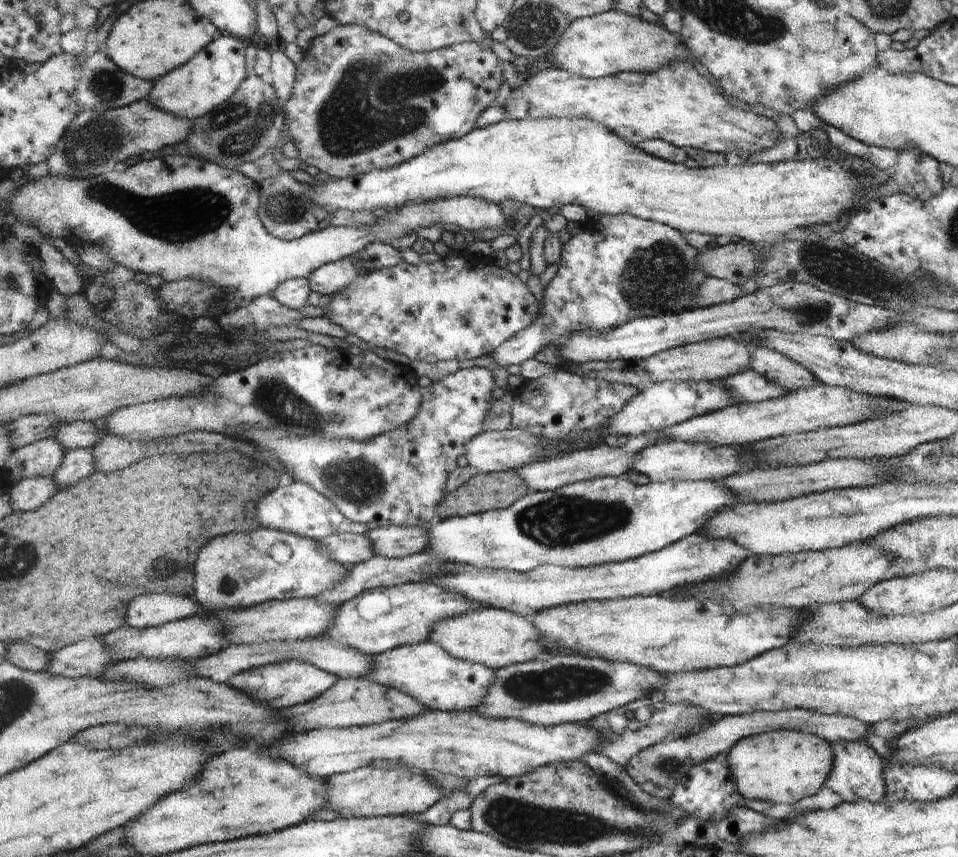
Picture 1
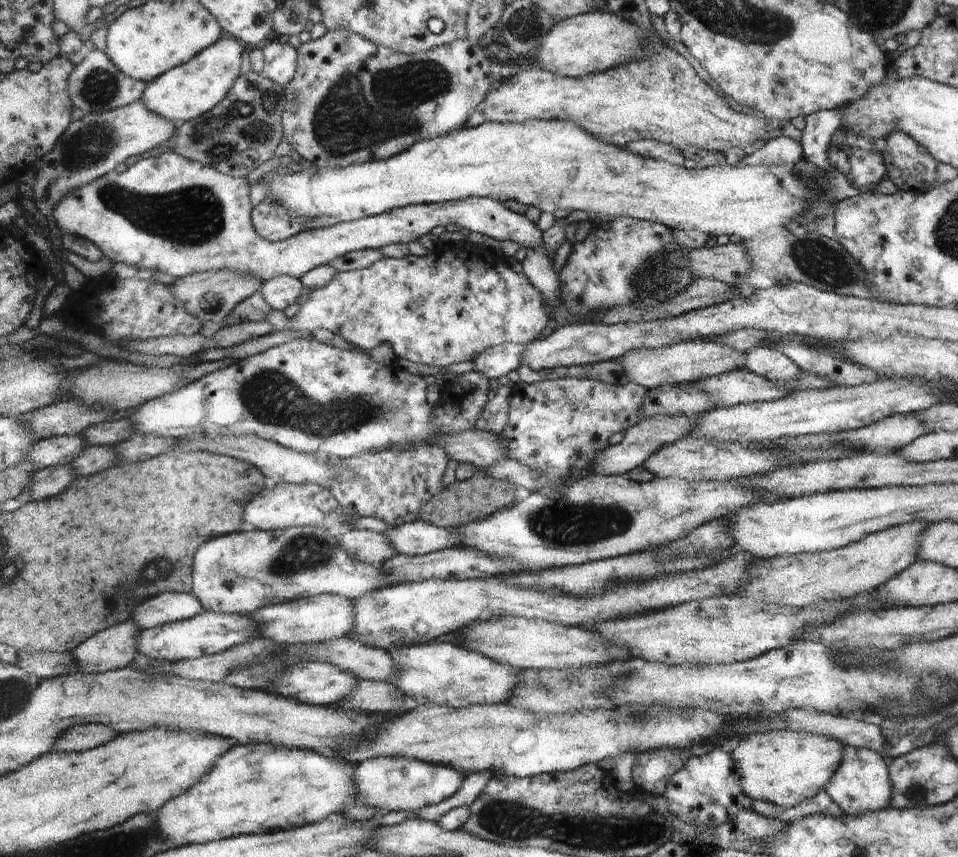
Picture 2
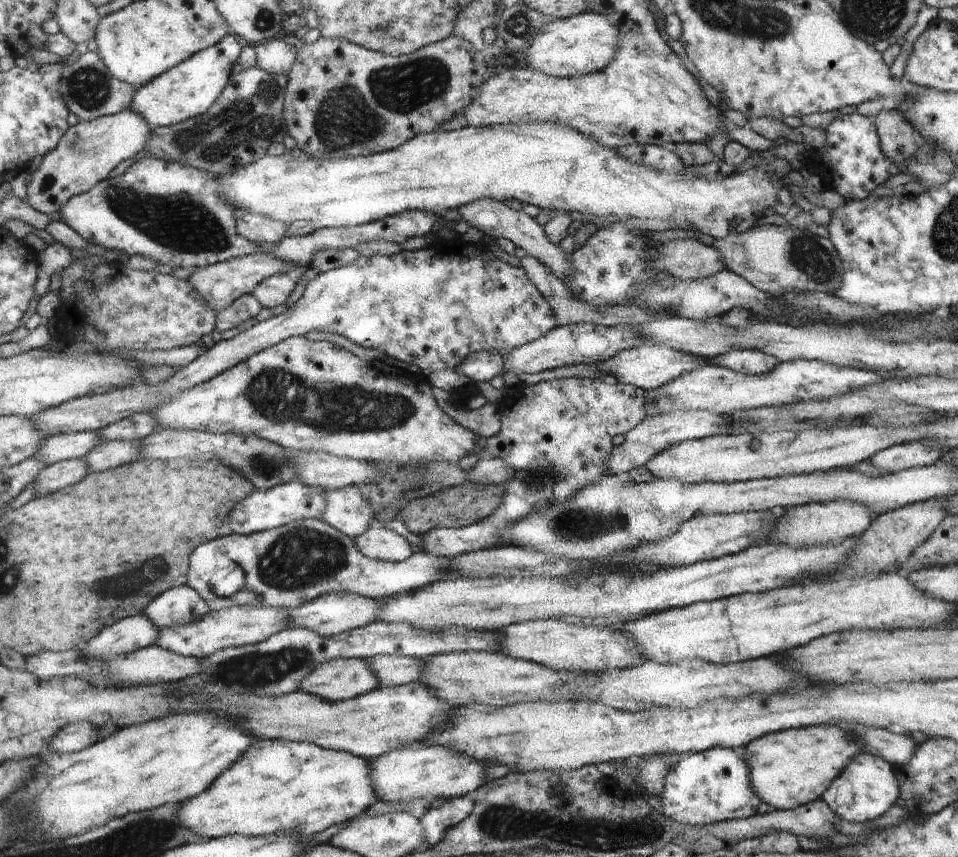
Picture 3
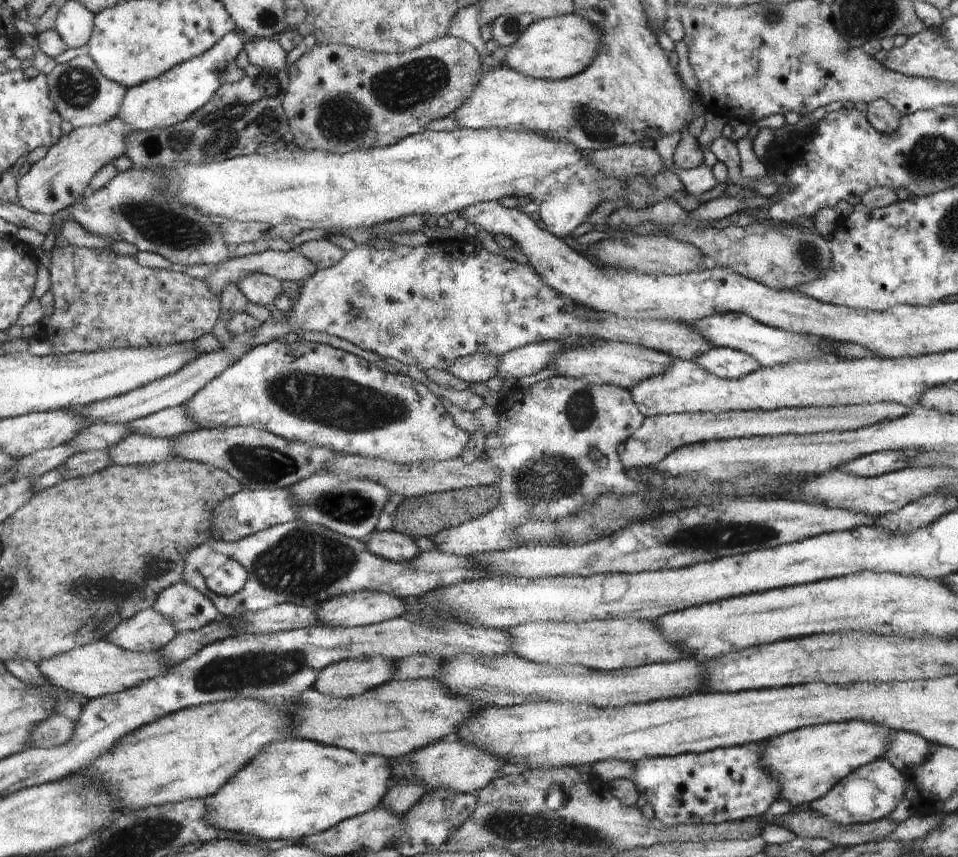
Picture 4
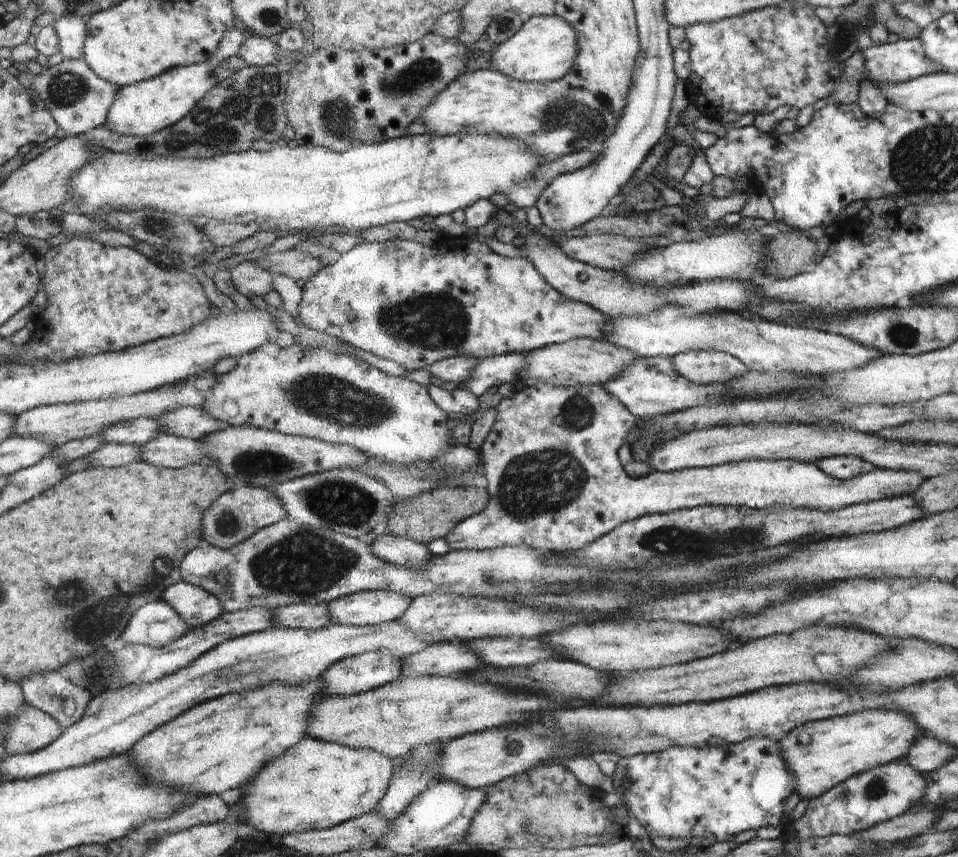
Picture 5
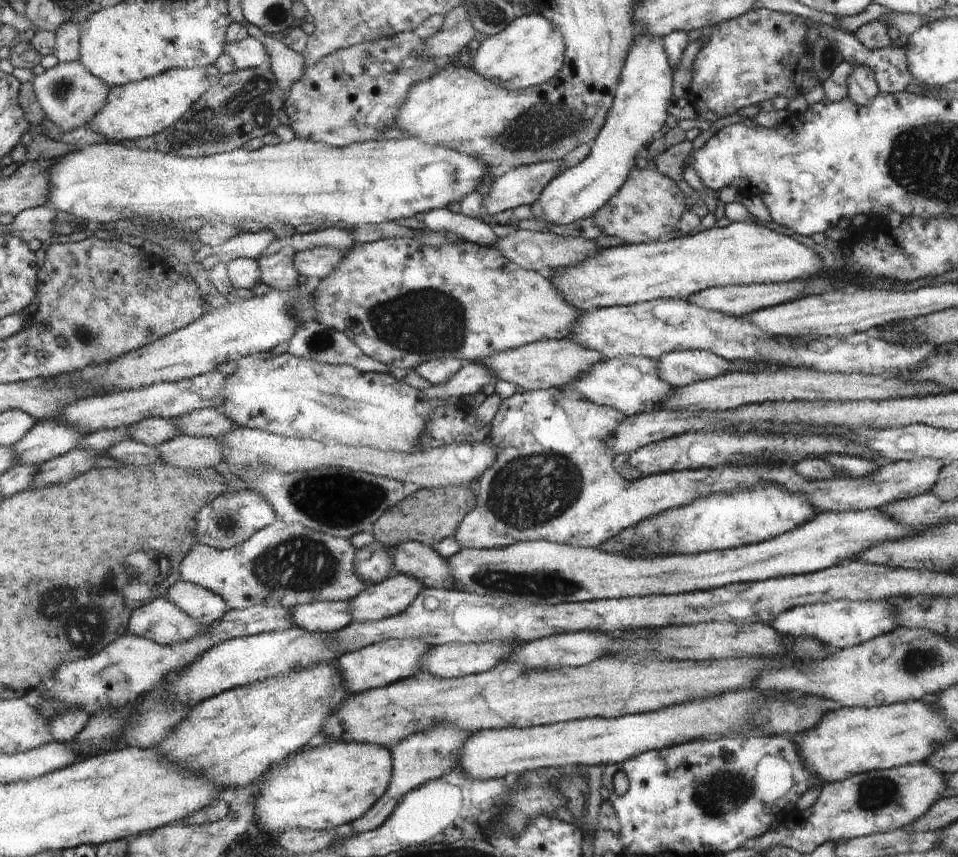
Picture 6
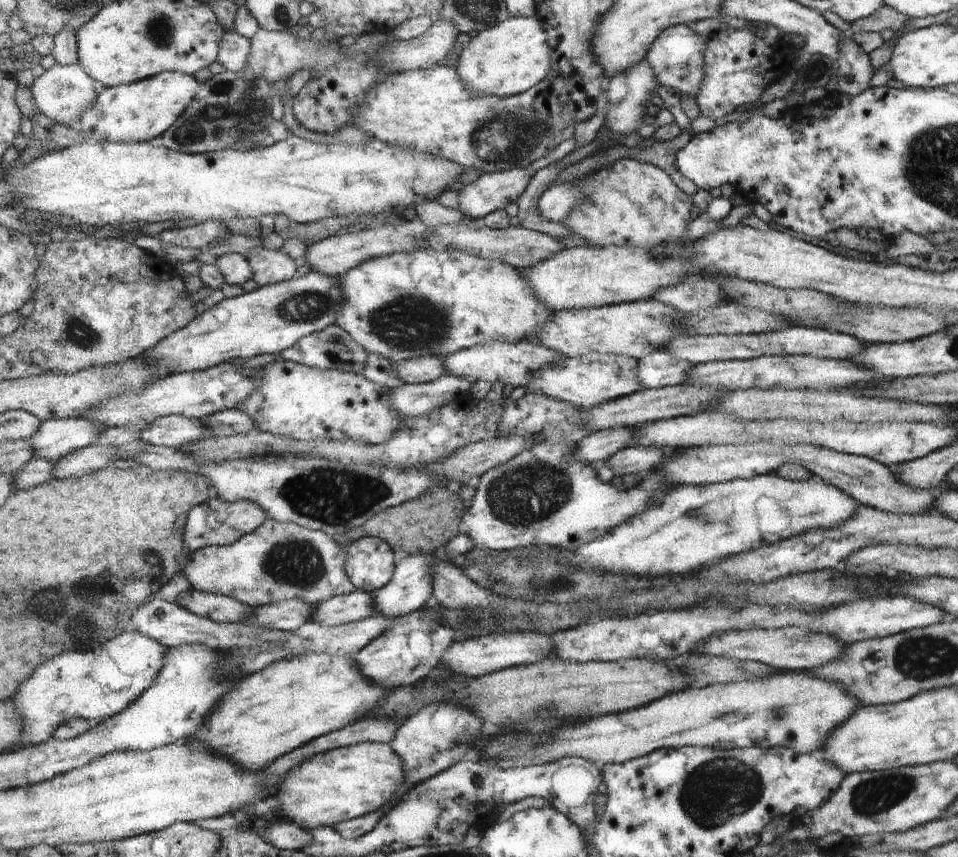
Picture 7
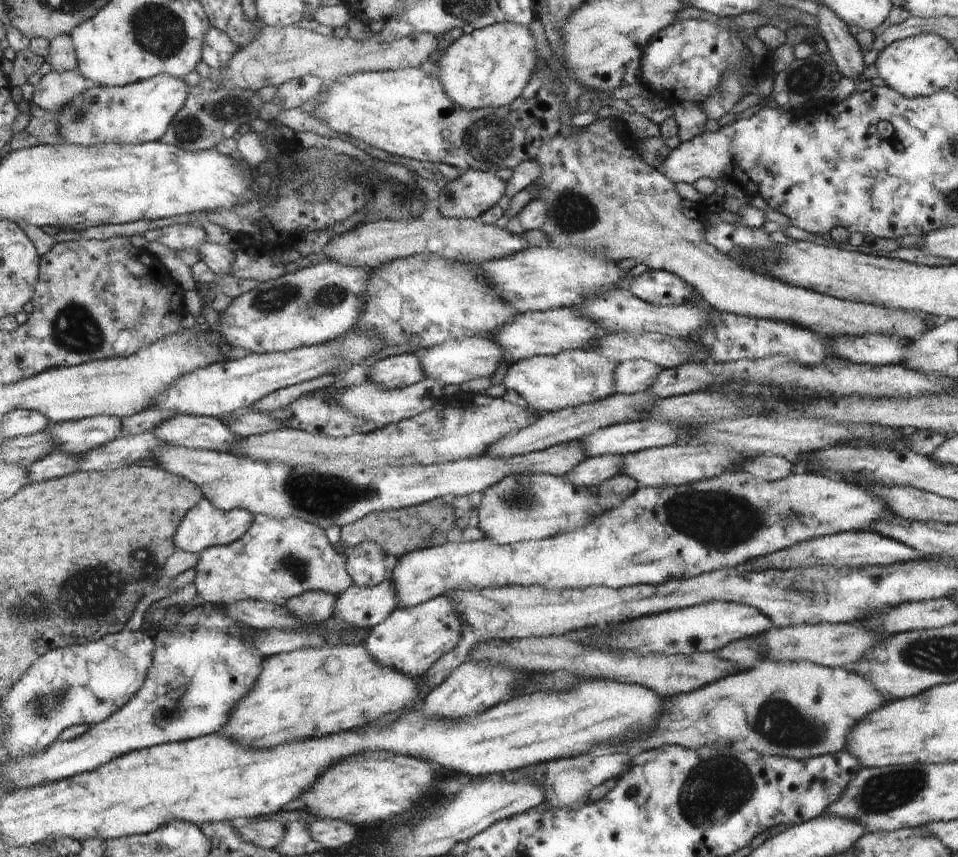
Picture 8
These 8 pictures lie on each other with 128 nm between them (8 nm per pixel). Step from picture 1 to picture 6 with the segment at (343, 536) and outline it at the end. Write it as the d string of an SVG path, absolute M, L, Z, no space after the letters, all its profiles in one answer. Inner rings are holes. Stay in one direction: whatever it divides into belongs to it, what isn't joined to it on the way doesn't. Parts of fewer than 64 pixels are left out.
M409 541L391 553L395 571L415 577L425 588L458 589L448 559L427 545Z

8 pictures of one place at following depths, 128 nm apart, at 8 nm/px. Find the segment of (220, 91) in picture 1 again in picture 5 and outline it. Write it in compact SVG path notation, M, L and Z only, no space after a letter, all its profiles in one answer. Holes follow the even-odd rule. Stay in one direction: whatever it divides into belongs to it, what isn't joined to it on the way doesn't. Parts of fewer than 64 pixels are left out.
M240 30L228 31L219 51L210 60L200 64L171 68L162 76L121 88L119 98L112 105L106 126L120 134L145 137L174 127L175 124L186 119L188 114L219 86L216 68L238 55L243 43L244 34Z

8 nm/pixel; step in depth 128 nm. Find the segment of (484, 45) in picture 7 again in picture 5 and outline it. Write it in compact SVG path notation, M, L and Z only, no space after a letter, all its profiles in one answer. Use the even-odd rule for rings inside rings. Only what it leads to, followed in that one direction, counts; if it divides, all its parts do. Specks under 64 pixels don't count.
M531 16L525 19L520 30L510 40L497 44L491 52L490 62L494 70L504 72L518 81L550 83L563 79L575 67L580 52L579 34L574 25L560 16Z

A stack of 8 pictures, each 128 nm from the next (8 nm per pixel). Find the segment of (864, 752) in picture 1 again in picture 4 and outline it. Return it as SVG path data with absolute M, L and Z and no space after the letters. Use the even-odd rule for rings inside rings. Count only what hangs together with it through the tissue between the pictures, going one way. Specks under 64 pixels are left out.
M882 758L852 771L846 779L836 783L830 792L809 806L816 814L842 826L866 824L890 816L890 812L898 806L898 802L905 798L904 790L907 790L906 780L900 776L899 769L891 761Z

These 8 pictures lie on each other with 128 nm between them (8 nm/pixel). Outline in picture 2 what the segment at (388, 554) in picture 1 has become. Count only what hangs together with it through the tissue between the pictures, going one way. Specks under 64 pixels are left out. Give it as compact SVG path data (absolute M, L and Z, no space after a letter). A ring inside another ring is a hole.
M420 519L393 526L384 534L391 541L392 548L396 549L396 554L406 556L425 555L458 545L458 534L452 529L428 524Z

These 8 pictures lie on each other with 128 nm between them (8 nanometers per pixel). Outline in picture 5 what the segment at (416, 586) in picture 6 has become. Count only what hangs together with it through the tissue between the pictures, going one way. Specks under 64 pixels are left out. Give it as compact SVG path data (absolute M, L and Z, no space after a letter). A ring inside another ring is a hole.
M392 589L360 591L330 603L331 622L352 626L376 626L401 617L411 606L409 593Z

